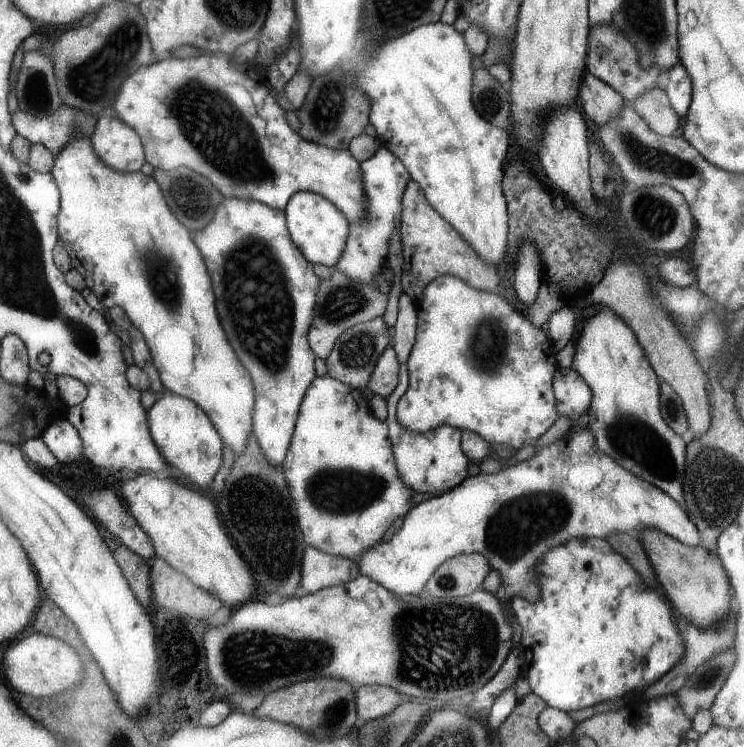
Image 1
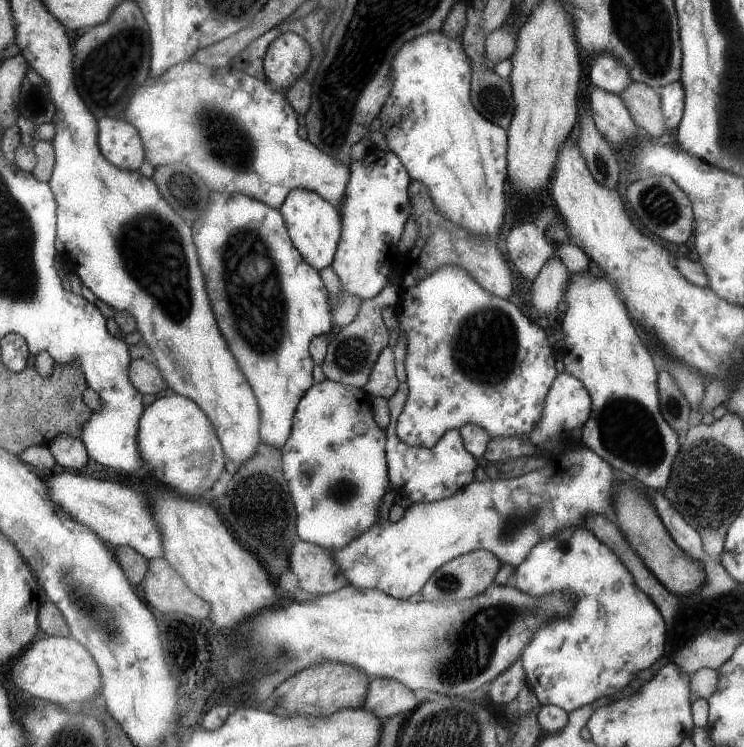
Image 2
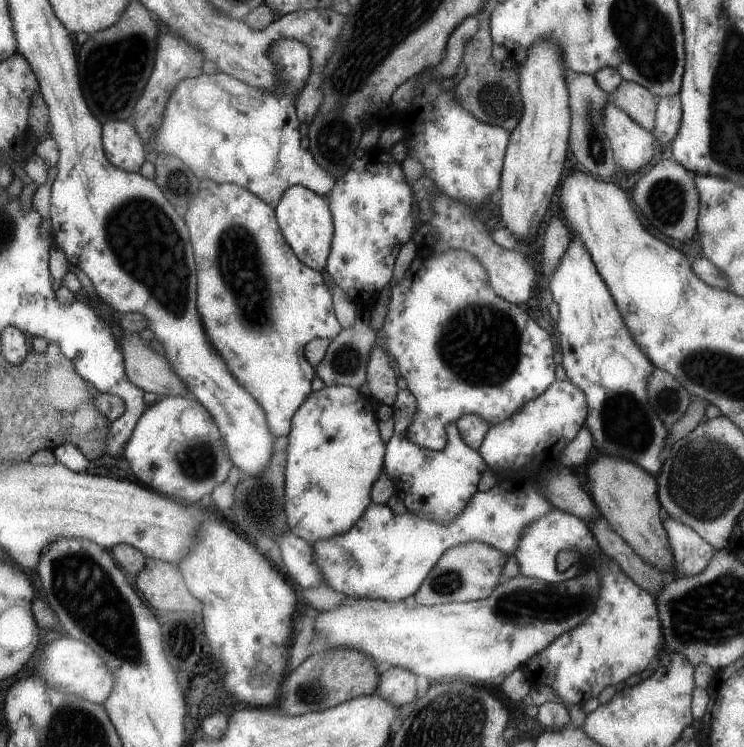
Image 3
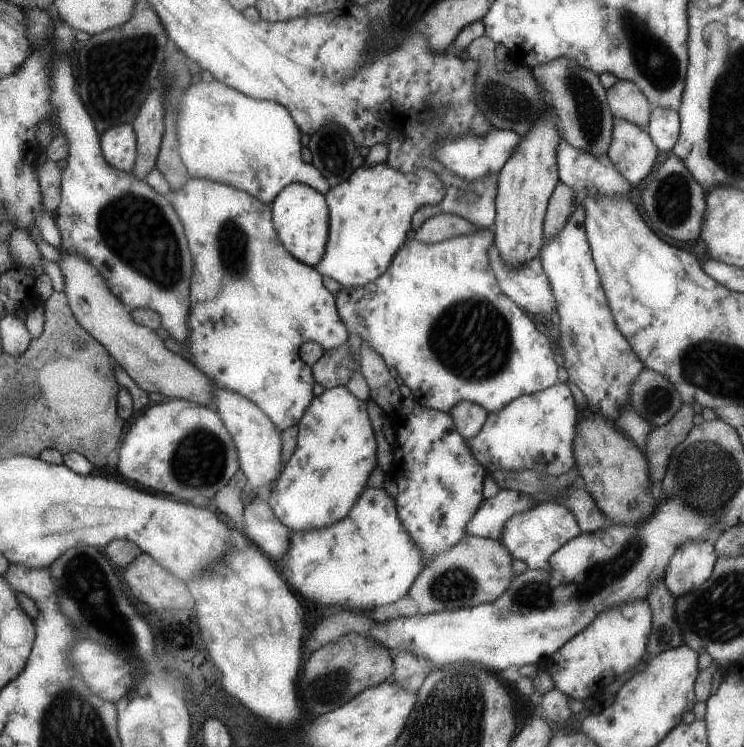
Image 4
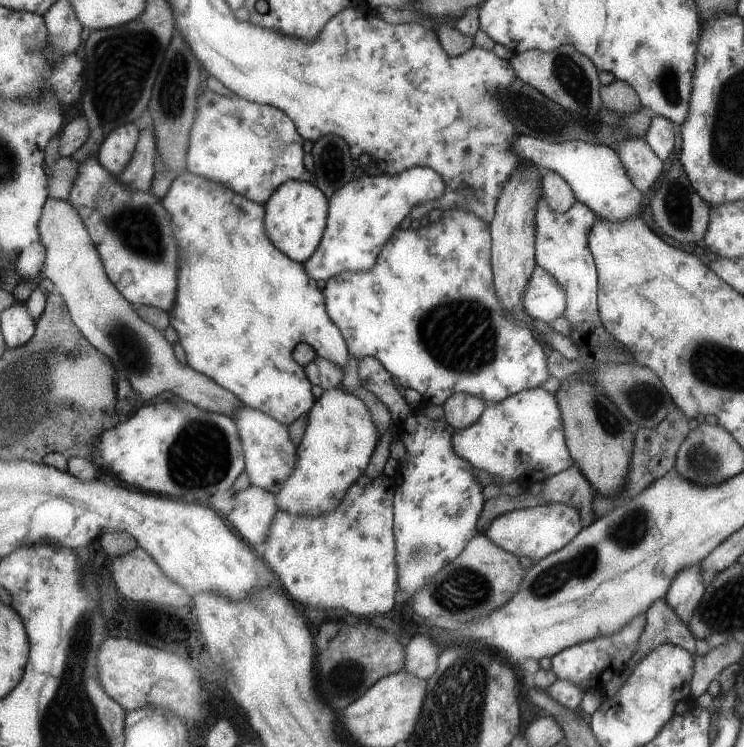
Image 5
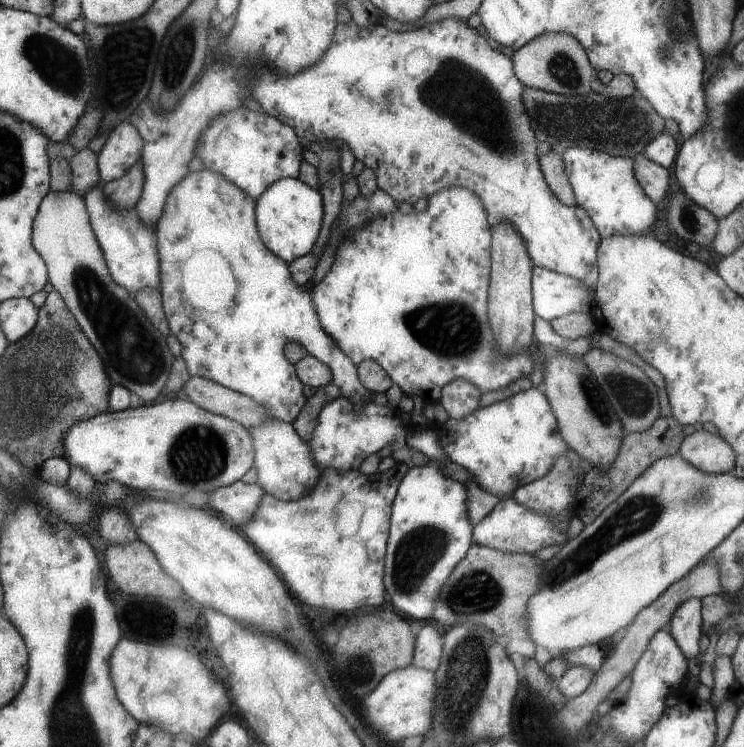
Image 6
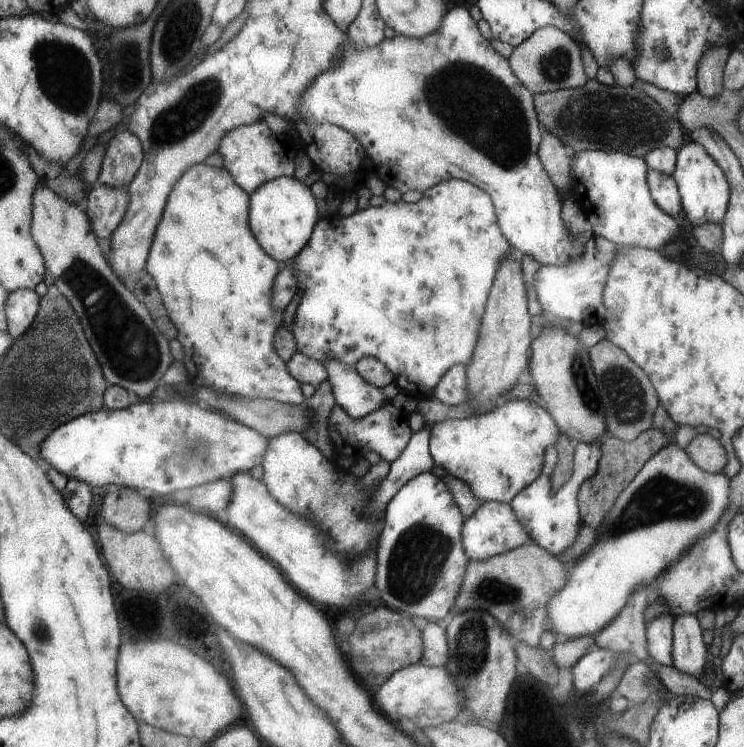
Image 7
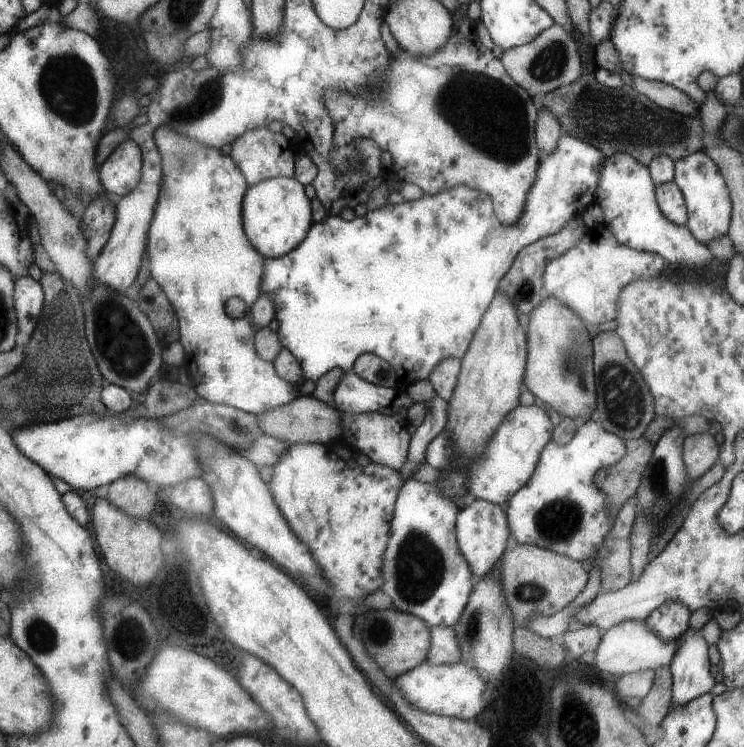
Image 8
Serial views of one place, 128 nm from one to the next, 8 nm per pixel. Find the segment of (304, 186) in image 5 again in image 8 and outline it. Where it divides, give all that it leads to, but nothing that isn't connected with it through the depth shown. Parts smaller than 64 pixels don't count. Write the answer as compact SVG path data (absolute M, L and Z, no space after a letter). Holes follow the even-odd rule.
M272 177L250 186L243 198L243 227L252 246L264 258L275 259L294 250L308 236L312 222L310 200L295 177Z

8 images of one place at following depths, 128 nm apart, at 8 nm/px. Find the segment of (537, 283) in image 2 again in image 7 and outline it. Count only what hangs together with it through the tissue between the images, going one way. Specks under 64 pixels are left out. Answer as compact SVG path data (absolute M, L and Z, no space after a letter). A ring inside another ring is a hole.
M548 130L543 131L542 144L539 146L538 153L551 181L562 196L564 198L575 196L570 182L573 150Z

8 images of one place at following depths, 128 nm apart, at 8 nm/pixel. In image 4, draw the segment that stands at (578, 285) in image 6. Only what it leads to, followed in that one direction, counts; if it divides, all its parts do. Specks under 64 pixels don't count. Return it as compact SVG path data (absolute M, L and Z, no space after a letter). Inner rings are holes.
M496 245L489 249L489 261L496 270L497 279L500 282L501 289L510 297L513 298L524 310L536 316L548 316L558 310L558 302L554 300L554 290L551 286L551 281L548 278L547 272L542 268L543 263L540 257L536 257L530 263L525 263L522 267L510 267L506 265L500 256Z

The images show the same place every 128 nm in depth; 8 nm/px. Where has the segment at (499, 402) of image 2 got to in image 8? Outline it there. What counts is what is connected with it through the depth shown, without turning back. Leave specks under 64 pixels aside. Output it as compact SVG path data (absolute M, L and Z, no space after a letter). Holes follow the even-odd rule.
M564 133L559 140L559 144L548 156L540 157L538 170L535 172L535 181L527 194L527 202L524 205L523 215L514 224L505 225L500 222L500 218L495 214L495 209L491 197L486 193L477 191L466 185L458 185L438 195L425 194L415 201L405 201L400 205L386 204L380 210L368 211L362 218L355 217L352 221L346 221L338 215L327 215L321 222L314 223L308 236L290 253L279 256L275 259L267 259L263 270L263 281L260 283L262 293L267 293L274 304L274 318L279 322L279 334L283 348L287 348L303 367L303 375L306 380L316 382L323 374L333 368L340 367L350 371L355 360L364 353L374 353L380 358L386 359L400 376L404 378L404 387L413 382L429 379L431 370L445 358L456 357L462 360L471 342L482 324L483 314L487 312L495 293L499 288L499 282L515 262L520 250L524 249L534 241L542 237L555 235L572 218L582 218L588 204L594 202L599 186L599 175L605 164L603 151L592 143L570 133Z

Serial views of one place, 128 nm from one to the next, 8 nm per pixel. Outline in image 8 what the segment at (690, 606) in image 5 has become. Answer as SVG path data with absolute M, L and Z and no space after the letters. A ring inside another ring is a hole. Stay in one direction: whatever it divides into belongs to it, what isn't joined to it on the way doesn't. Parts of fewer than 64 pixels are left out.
M688 628L680 637L681 646L668 666L673 676L671 706L680 709L709 692L715 685L708 644L701 631Z

